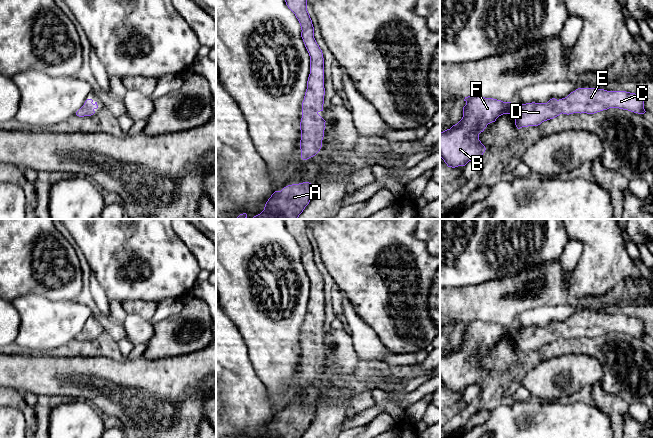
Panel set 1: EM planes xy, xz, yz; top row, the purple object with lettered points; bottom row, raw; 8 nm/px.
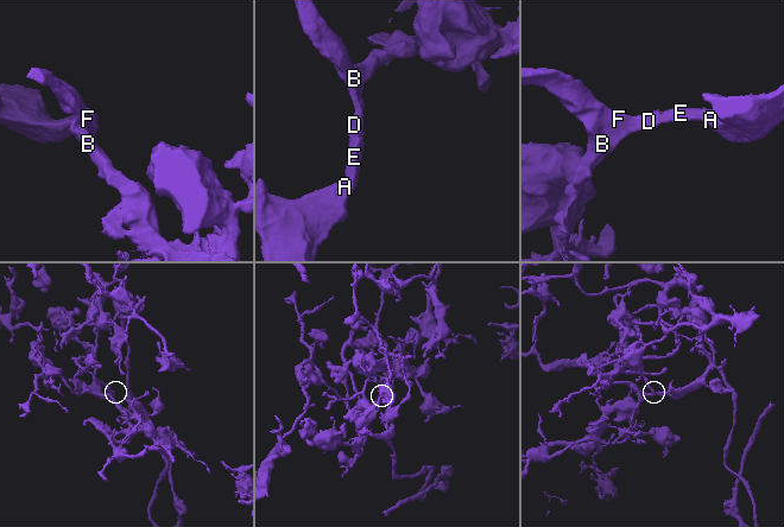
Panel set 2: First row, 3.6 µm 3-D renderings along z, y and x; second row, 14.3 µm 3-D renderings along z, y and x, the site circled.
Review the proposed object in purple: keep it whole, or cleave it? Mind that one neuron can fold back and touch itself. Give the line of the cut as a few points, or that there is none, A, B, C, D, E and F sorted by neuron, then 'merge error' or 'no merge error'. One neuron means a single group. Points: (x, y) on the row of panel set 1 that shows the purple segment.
no cut | A B C D E F | no merge error

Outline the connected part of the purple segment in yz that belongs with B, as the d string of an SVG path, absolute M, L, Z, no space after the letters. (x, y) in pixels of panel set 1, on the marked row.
M578 88L562 99L550 99L547 103L517 104L503 102L493 98L481 96L468 96L464 101L463 117L450 129L440 132L440 157L448 167L465 166L469 161L482 157L486 148L479 140L479 134L488 124L495 122L503 114L510 114L515 119L518 129L528 126L538 126L542 122L553 119L560 114L587 113L594 114L609 108L619 108L638 114L644 114L644 99L642 96L626 91L607 91L597 88Z

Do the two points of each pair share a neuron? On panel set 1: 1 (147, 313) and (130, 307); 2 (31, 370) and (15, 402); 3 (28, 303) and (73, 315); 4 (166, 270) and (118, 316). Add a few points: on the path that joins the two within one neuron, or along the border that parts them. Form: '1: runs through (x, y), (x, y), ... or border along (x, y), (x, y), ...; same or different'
1: runs through (143, 309), (134, 307); same
2: border along (10, 387), (23, 395); different
3: runs through (39, 314), (62, 315); same
4: border along (110, 299), (121, 303); different

